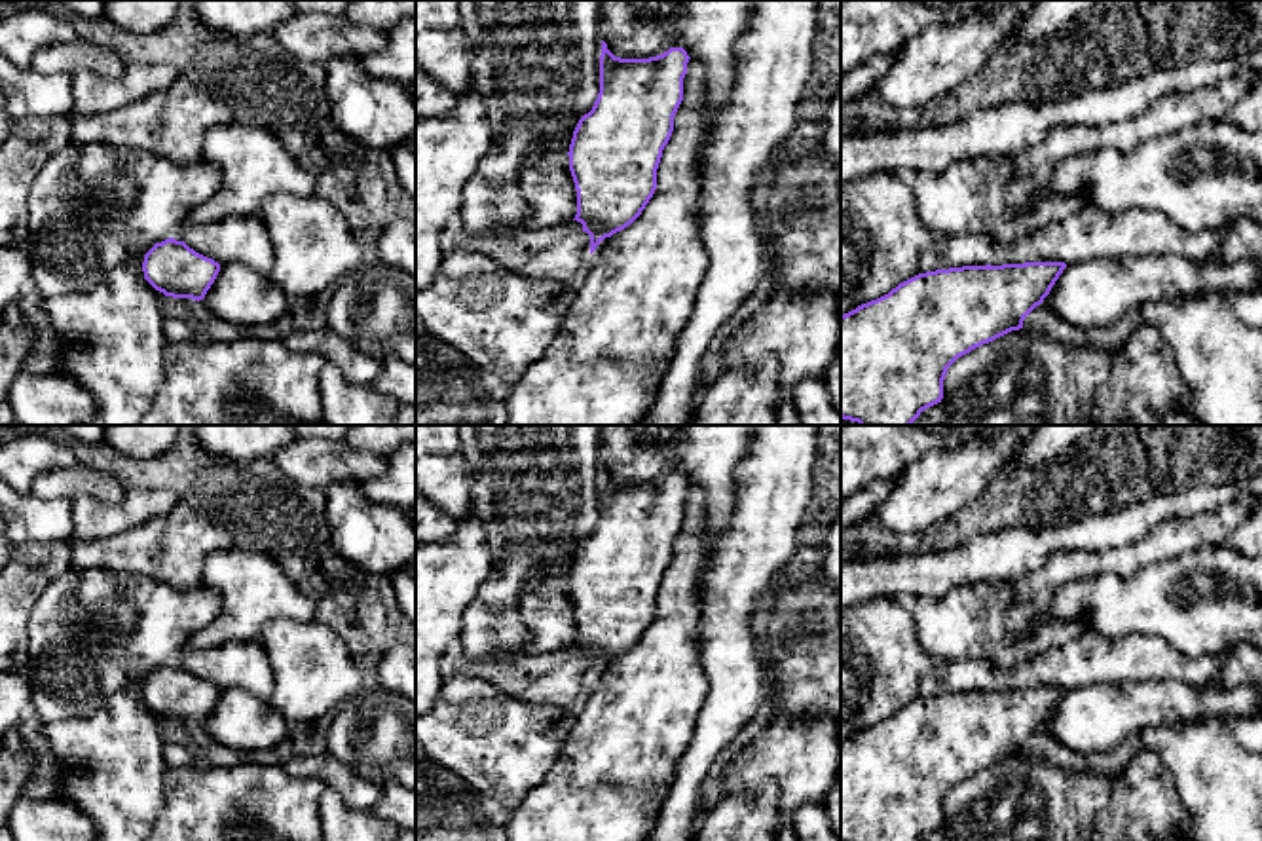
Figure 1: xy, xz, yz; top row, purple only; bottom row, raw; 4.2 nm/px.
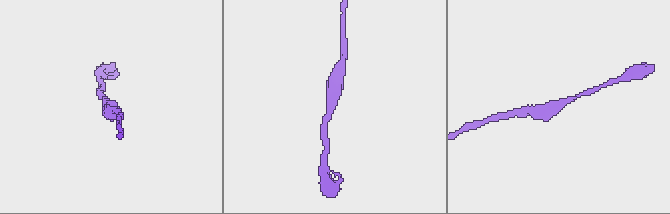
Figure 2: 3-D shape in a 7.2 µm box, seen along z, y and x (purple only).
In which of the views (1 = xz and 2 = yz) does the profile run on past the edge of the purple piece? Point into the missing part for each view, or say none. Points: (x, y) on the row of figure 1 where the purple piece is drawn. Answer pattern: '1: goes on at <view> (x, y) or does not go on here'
1: does not go on here
2: does not go on here

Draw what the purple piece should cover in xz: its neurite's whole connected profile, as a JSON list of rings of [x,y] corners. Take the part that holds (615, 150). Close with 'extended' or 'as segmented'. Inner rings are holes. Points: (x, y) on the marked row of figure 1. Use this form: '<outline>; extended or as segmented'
[[[602,40],[600,93],[592,110],[579,120],[567,152],[577,190],[573,220],[590,235],[590,254],[605,237],[630,226],[653,197],[662,150],[683,101],[689,59],[683,47],[649,59],[621,59]]]; as segmented

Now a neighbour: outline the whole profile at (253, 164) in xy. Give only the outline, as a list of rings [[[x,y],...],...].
[[[233,120],[205,135],[201,154],[220,171],[222,184],[182,226],[175,228],[176,241],[184,241],[194,226],[260,215],[264,201],[275,194],[300,197],[315,194],[311,171],[268,129]]]

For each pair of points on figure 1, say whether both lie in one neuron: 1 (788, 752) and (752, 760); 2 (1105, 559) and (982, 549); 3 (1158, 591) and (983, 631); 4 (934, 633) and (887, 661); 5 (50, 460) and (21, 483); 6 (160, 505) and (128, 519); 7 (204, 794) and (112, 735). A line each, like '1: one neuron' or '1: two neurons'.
1: one neuron
2: two neurons
3: two neurons
4: two neurons
5: one neuron
6: one neuron
7: two neurons

